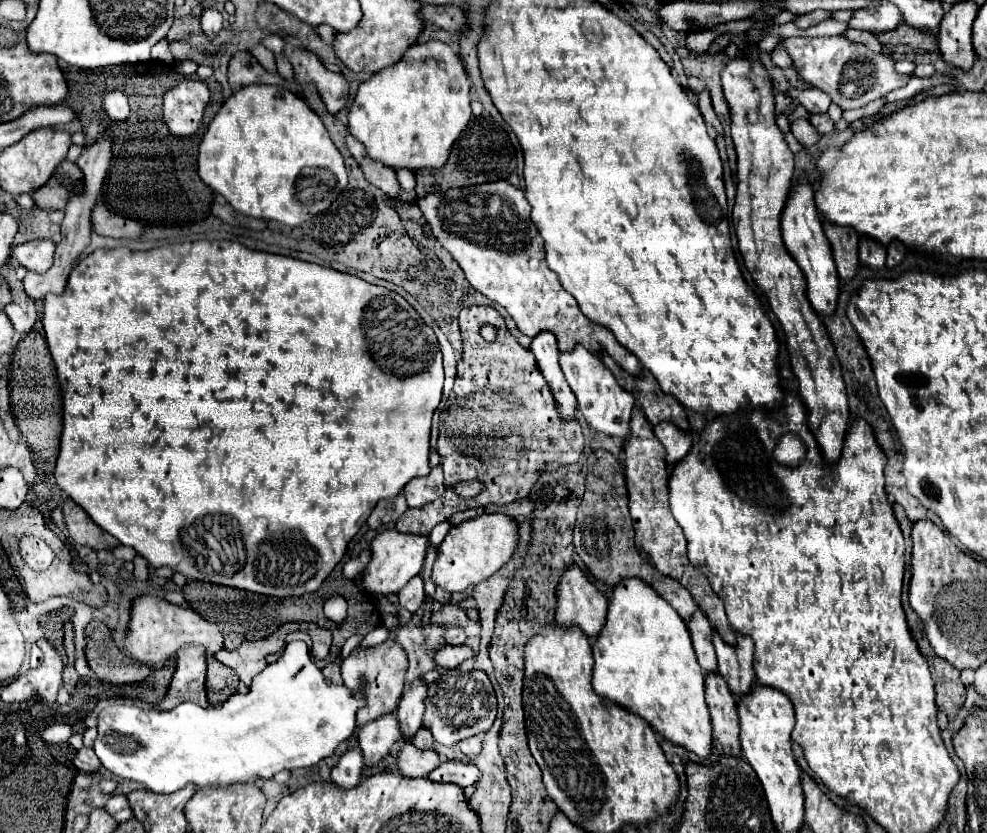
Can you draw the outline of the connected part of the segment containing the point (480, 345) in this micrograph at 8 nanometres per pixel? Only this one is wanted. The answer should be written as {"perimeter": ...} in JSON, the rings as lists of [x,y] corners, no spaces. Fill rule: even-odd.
{"perimeter":[[[477,305],[463,307],[459,313],[459,327],[461,327],[461,339],[463,339],[463,357],[457,363],[457,379],[451,389],[451,395],[439,409],[441,423],[439,423],[437,451],[441,455],[441,465],[445,469],[445,493],[439,499],[435,499],[433,503],[427,503],[419,509],[407,509],[397,519],[395,529],[399,533],[427,535],[437,523],[447,521],[457,511],[465,511],[465,509],[479,507],[479,505],[485,507],[489,503],[507,505],[511,501],[525,499],[525,497],[529,497],[535,481],[541,477],[547,463],[555,461],[565,467],[575,465],[583,453],[583,447],[585,447],[585,439],[583,439],[579,423],[577,421],[565,423],[559,419],[549,385],[547,385],[545,377],[539,373],[535,357],[515,341],[515,337],[505,327],[503,317],[493,307],[477,307]],[[483,323],[491,323],[497,327],[499,335],[493,343],[487,343],[479,335],[479,329]],[[473,479],[483,483],[481,501],[479,501],[479,497],[473,497],[473,499],[459,497],[453,489],[457,483],[473,481]]]}

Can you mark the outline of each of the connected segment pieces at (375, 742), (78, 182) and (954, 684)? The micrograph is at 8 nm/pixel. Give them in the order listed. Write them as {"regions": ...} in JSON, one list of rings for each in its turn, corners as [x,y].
{"regions":[[[[387,713],[375,721],[369,721],[357,731],[359,731],[359,747],[363,749],[367,767],[377,765],[383,757],[387,757],[391,747],[403,737],[395,713]]],[[[63,161],[53,173],[51,181],[47,181],[43,189],[37,189],[33,193],[33,199],[39,209],[51,211],[51,209],[65,209],[67,199],[79,193],[83,193],[83,173],[75,163]]],[[[933,653],[929,657],[929,663],[931,663],[931,675],[937,691],[937,707],[951,721],[965,703],[965,687],[959,679],[959,671],[951,663],[943,661]]]]}

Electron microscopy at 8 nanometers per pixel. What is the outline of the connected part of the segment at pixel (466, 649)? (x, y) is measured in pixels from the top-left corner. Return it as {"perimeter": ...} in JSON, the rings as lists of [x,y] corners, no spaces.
{"perimeter":[[[445,645],[437,651],[435,655],[435,661],[439,667],[457,667],[459,663],[463,663],[465,659],[471,659],[475,657],[473,655],[473,649],[469,645],[461,645],[461,647],[453,647],[453,645]]]}

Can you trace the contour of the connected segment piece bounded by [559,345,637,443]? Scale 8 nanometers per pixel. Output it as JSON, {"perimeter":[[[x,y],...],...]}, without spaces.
{"perimeter":[[[577,345],[575,351],[571,351],[571,353],[563,353],[559,361],[561,361],[561,369],[565,373],[569,387],[575,391],[575,397],[579,401],[579,411],[585,417],[585,421],[589,423],[589,427],[595,429],[597,433],[605,433],[609,437],[615,437],[615,439],[621,439],[623,443],[627,443],[629,431],[631,431],[629,429],[631,413],[637,405],[635,397],[631,393],[627,393],[615,381],[615,377],[611,375],[611,371],[603,365],[603,361],[599,357],[595,357],[581,345]]]}

